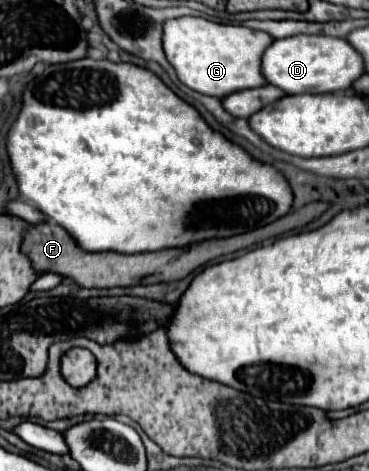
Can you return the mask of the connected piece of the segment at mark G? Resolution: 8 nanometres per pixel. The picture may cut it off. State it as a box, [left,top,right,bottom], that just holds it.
[163,17,275,99]

